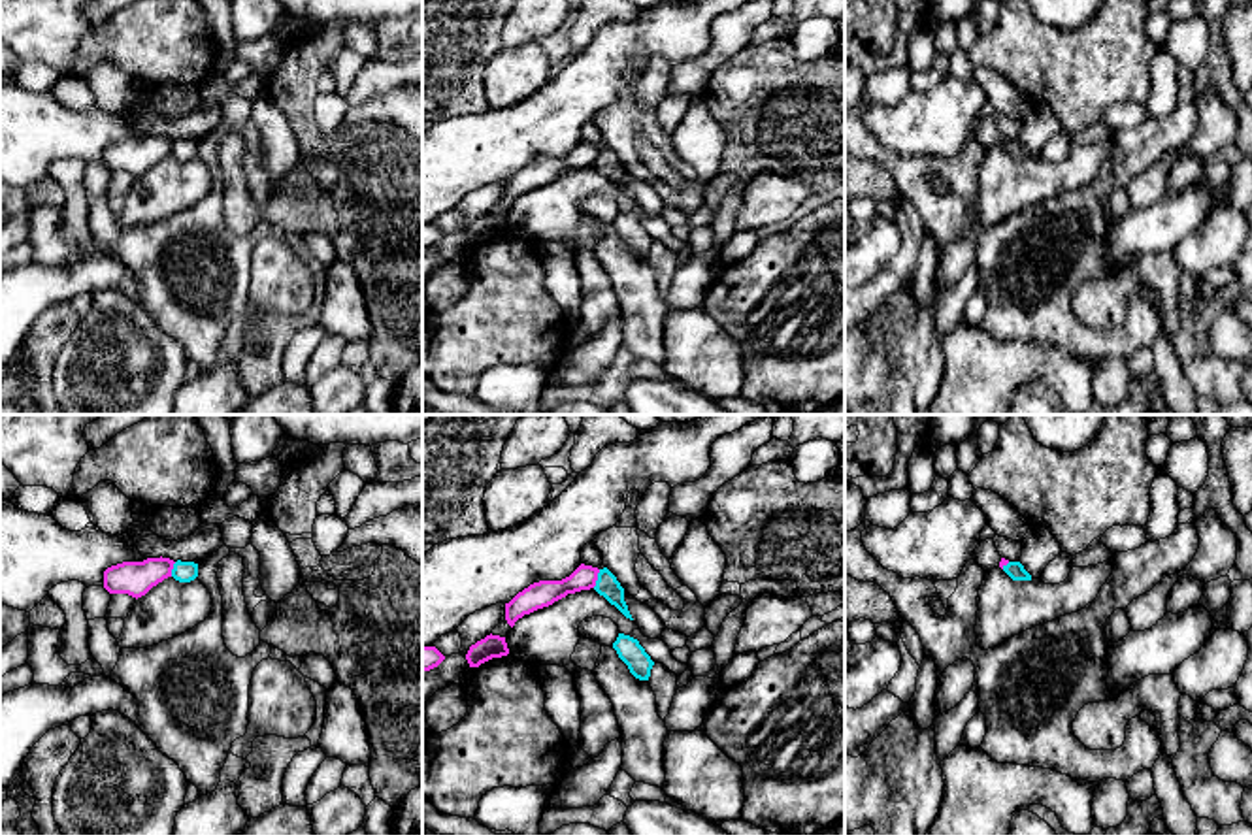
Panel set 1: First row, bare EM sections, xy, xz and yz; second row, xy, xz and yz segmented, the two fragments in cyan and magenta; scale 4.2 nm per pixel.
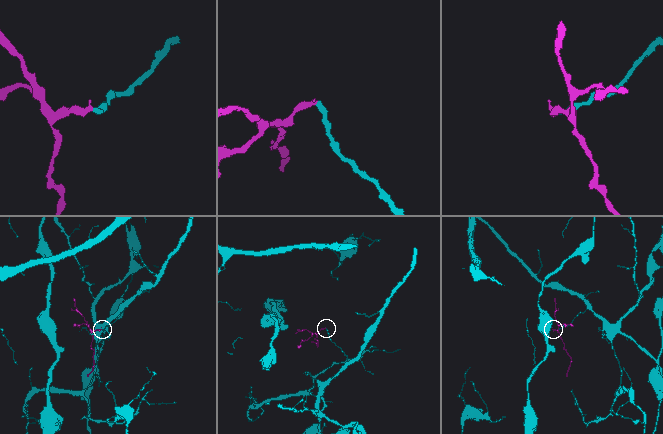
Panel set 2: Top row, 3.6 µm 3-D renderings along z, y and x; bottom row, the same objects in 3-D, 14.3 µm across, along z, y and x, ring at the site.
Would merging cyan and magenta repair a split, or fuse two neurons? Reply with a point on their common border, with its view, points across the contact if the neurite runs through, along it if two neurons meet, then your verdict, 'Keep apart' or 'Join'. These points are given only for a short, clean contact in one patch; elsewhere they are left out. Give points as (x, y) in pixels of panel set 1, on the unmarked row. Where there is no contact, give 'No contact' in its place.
Touches cyan at xz (598, 157). Boundary: xz (600, 147), (593, 164). Keep apart

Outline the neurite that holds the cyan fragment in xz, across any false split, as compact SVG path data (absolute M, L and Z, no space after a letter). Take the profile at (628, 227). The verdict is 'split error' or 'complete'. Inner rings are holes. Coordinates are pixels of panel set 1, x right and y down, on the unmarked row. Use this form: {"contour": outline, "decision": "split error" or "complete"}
{"contour": "M618 211L617 219L613 221L613 226L635 256L649 258L654 239L637 217Z", "decision": "complete"}

